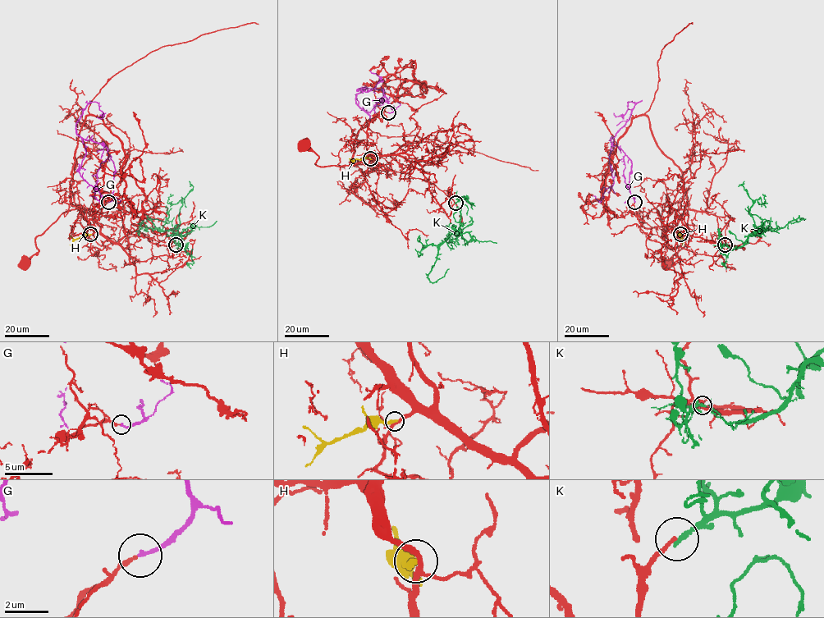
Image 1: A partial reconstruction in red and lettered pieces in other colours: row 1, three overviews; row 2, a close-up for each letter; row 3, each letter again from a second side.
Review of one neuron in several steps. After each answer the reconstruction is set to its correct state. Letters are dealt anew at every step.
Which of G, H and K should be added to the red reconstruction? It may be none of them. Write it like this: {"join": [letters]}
{"join": []}

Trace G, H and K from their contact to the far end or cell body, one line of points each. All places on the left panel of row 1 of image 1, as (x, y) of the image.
G: (108, 202), (114, 162), (104, 145), (82, 138), (85, 154), (79, 173), (101, 200), (90, 195)
H: (90, 235), (75, 239), (70, 245)
K: (175, 244), (183, 245), (181, 249), (180, 235), (171, 231), (157, 231), (148, 217), (169, 222)

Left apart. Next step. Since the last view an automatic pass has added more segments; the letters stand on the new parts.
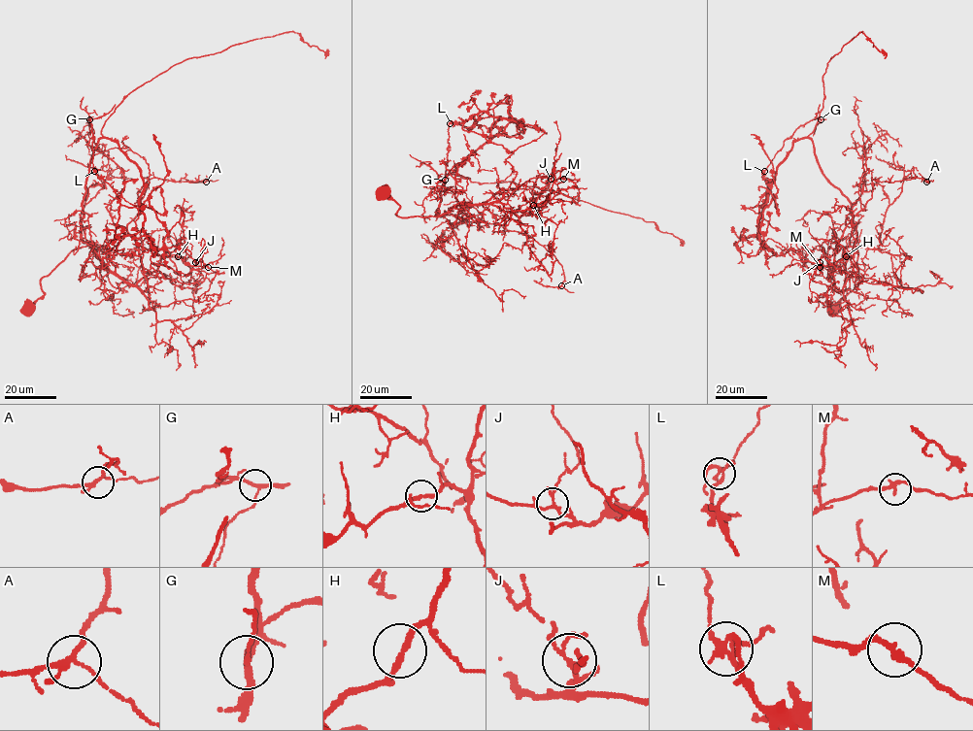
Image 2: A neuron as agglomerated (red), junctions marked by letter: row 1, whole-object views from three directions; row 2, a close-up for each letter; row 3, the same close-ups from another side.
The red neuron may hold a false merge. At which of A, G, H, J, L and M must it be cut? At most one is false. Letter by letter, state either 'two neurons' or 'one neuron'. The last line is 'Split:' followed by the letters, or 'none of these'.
A: one neuron
G: one neuron
H: one neuron
J: one neuron
L: two neurons
M: one neuron
Split: L

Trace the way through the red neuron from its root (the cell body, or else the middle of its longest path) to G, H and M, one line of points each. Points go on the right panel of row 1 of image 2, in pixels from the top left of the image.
G: (831, 308), (858, 276), (856, 230), (810, 139), (778, 166), (753, 236), (763, 172), (799, 126), (821, 119)
H: (831, 308), (854, 288), (858, 276), (855, 246), (846, 264), (845, 284), (854, 268), (854, 256), (846, 256)
M: (831, 308), (854, 288), (858, 276), (856, 247), (846, 264), (845, 284), (852, 275), (854, 256), (820, 267)

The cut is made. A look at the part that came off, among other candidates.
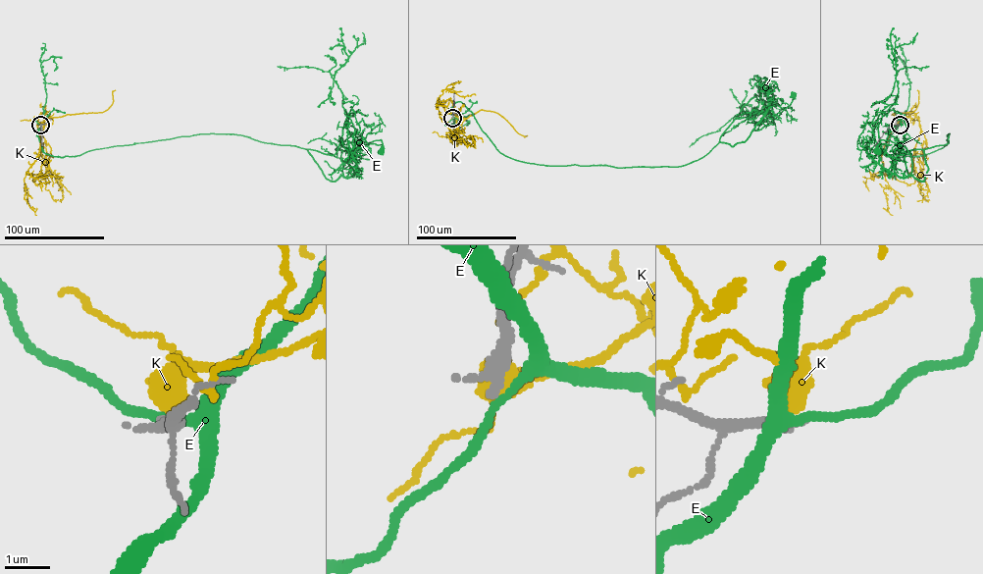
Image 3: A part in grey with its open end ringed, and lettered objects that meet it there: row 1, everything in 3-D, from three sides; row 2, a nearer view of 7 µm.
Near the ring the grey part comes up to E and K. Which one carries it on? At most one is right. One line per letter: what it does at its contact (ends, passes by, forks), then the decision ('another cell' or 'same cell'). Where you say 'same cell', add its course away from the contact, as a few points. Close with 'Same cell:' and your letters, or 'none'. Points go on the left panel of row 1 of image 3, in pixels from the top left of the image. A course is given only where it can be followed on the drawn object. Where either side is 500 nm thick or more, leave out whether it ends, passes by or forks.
E: it passes by; another cell
K: another cell
Same cell: none

